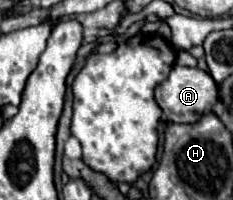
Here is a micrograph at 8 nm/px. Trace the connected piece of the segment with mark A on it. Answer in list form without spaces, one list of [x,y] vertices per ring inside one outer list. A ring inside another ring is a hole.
[[[175,64],[169,72],[169,78],[155,88],[155,100],[171,122],[197,122],[203,114],[209,114],[217,102],[217,84],[209,72],[199,68],[187,68]]]

